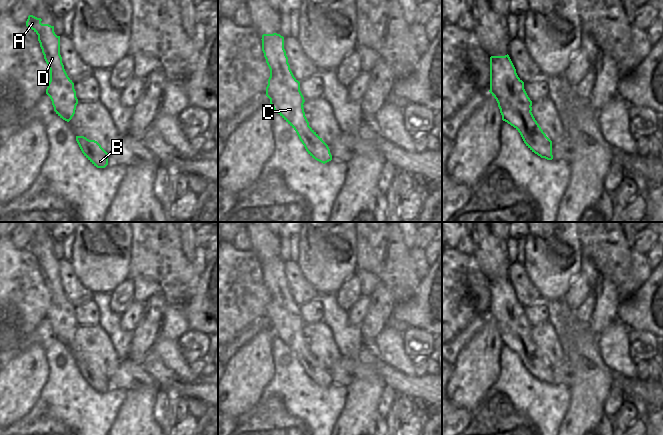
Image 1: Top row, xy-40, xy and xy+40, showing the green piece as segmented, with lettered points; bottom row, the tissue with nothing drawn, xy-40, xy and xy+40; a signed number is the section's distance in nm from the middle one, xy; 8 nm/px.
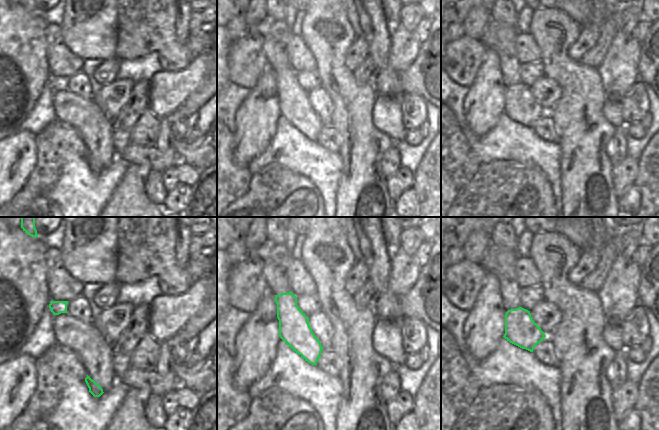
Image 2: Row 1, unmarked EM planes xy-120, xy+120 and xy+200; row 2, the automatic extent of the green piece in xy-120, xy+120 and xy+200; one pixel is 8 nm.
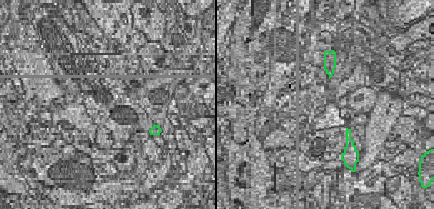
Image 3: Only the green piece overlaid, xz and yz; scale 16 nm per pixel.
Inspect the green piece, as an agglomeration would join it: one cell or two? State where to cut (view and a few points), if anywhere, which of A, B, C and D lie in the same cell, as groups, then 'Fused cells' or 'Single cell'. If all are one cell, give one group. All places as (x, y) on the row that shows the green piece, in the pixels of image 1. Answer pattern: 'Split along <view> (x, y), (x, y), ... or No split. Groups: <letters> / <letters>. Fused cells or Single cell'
No split. Groups: A B C D. Single cell

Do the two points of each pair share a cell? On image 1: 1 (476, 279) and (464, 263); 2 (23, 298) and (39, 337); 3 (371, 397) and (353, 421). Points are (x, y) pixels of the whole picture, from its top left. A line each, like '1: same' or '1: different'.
1: different
2: different
3: same

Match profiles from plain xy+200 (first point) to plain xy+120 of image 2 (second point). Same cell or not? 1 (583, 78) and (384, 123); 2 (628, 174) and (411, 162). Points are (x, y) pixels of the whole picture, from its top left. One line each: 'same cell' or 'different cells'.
1: different cells
2: different cells

